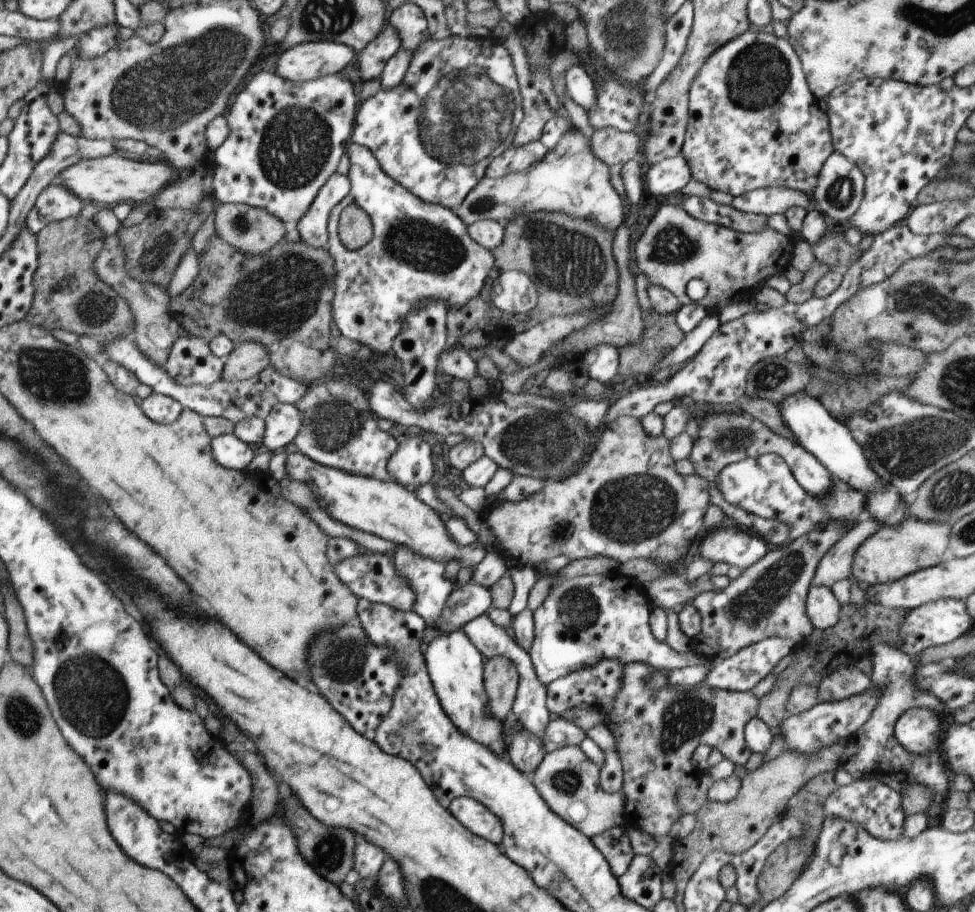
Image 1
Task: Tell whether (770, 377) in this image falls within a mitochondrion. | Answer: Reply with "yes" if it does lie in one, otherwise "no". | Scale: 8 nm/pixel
yes

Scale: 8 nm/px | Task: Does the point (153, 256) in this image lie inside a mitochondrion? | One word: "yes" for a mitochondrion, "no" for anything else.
yes

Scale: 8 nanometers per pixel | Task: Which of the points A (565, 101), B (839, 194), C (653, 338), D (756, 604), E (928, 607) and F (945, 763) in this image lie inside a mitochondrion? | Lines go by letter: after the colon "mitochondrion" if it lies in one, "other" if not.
A: other
B: mitochondrion
C: other
D: mitochondrion
E: other
F: other

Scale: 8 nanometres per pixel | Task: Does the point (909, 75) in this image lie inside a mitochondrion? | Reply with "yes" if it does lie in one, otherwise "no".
no

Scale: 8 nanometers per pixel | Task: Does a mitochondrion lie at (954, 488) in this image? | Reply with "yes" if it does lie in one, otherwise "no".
yes

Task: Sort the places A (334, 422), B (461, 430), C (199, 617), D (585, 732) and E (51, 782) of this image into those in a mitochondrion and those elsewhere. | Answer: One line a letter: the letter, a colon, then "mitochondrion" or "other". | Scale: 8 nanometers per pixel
A: mitochondrion
B: other
C: other
D: other
E: other

